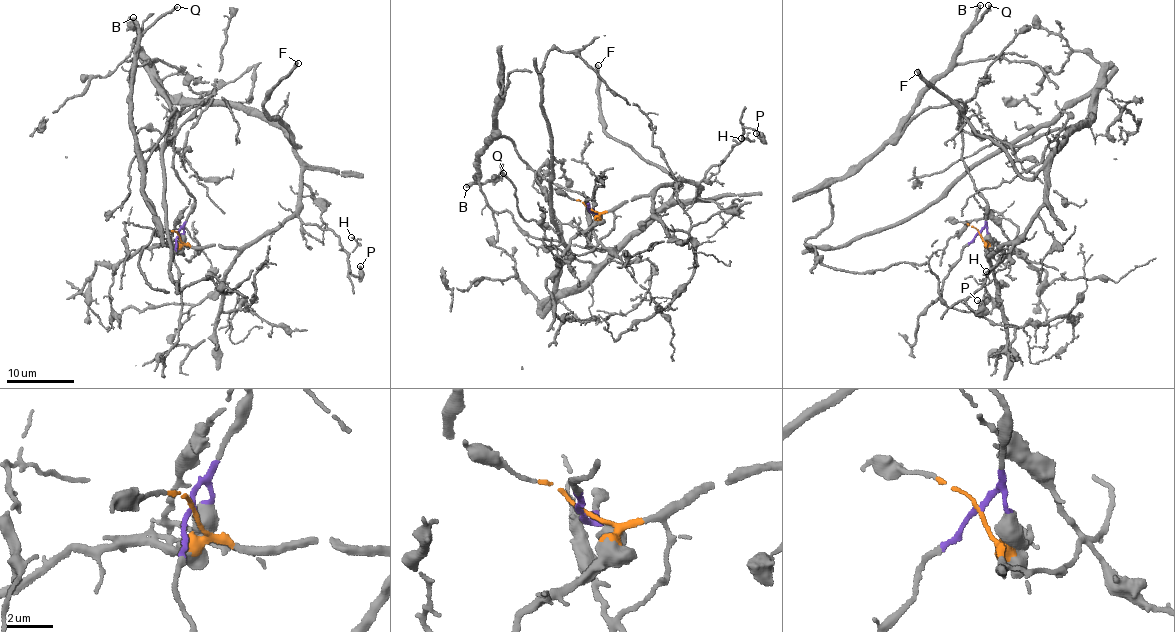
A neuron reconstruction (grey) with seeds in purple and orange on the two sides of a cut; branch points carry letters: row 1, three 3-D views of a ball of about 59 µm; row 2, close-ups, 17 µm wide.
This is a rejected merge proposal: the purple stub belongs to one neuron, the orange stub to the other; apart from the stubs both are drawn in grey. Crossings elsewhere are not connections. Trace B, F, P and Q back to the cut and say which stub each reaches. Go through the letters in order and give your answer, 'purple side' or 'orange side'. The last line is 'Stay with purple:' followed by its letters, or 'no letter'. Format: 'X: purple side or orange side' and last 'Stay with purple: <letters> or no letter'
B: purple side
F: orange side
P: orange side
Q: purple side
Stay with purple: B, Q

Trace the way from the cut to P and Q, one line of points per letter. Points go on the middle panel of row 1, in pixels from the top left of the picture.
P: (591, 209), (610, 210), (658, 187), (698, 182), (742, 139), (744, 129), (760, 133), (759, 138), (756, 132)
Q: (591, 209), (592, 200), (534, 171), (507, 137), (489, 139), (474, 175), (483, 184), (504, 172)

